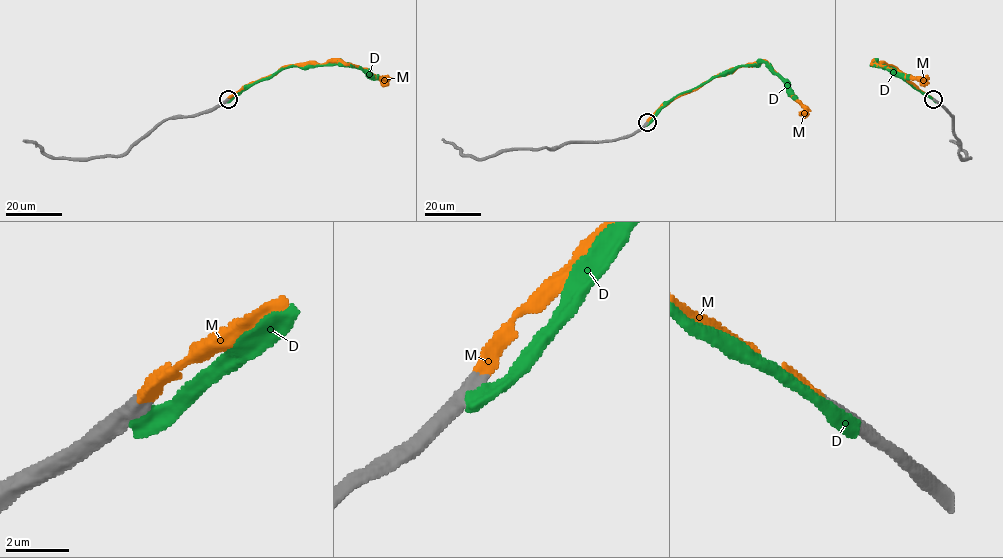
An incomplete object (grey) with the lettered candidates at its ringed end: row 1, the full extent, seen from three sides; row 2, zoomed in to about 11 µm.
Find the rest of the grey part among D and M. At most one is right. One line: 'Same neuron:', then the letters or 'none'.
Same neuron: M

